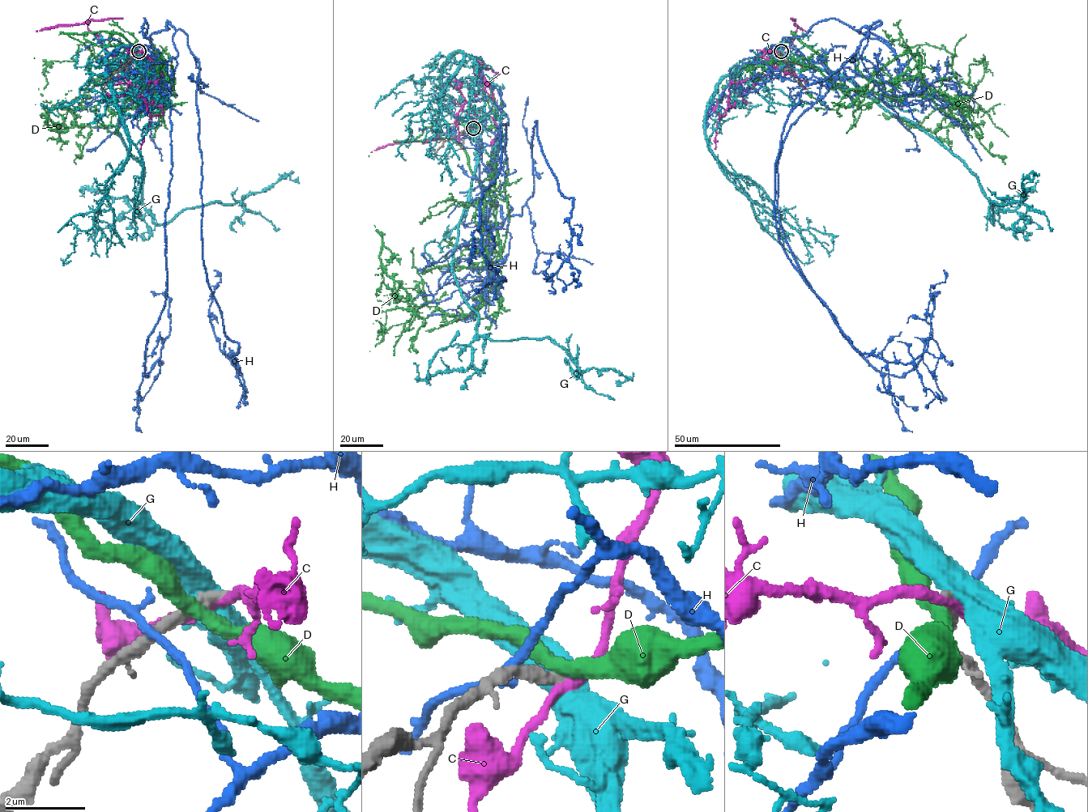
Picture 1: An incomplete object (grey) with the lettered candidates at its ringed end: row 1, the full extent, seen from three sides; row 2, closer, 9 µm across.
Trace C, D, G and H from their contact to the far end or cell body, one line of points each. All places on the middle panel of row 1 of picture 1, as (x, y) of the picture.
C: (472, 128), (464, 138), (458, 139), (458, 112), (484, 87), (483, 75), (499, 111)
D: (472, 128), (497, 129), (508, 167), (497, 279), (459, 320), (409, 309), (399, 286), (425, 320), (411, 351)
G: (472, 129), (475, 169), (452, 270), (477, 314), (477, 337), (548, 338), (579, 370), (632, 371)
H: (469, 127), (497, 136), (489, 246), (489, 209), (501, 227), (531, 196), (536, 121), (573, 198), (548, 291)

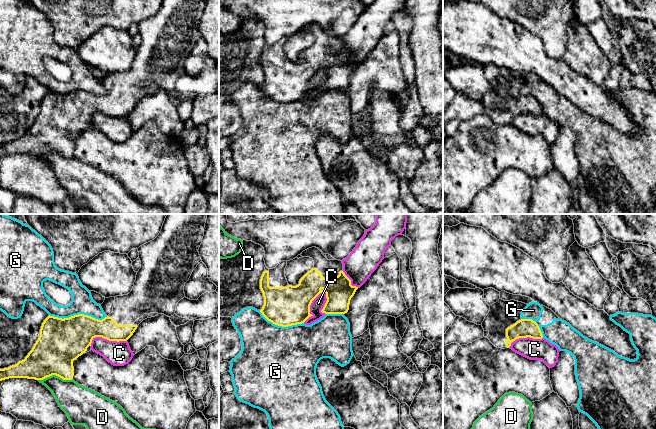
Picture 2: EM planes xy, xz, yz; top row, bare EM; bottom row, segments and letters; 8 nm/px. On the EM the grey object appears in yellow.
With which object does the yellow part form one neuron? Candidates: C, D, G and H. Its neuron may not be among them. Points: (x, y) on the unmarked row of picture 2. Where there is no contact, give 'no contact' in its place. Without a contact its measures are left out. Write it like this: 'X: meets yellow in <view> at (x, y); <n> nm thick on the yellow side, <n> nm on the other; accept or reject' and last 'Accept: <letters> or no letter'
C: meets yellow in xz at (309, 82); 320 nm thick on the yellow side, 100 nm on the other; reject
D: meets yellow in xy at (55, 150); 360 nm thick on the yellow side, 240 nm on the other; reject
G: meets yellow in xy at (78, 90); 360 nm thick on the yellow side, 180 nm on the other; reject
H: no contact; reject
Accept: no letter

